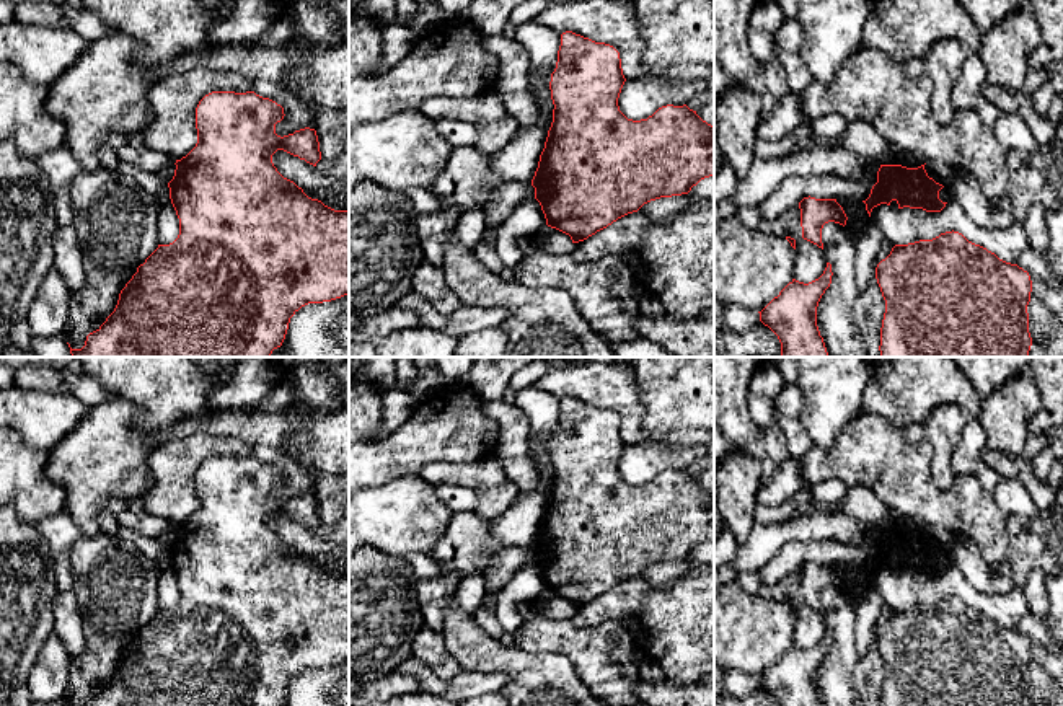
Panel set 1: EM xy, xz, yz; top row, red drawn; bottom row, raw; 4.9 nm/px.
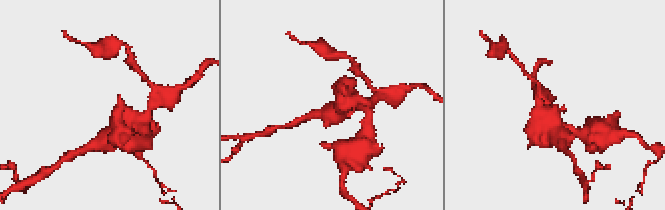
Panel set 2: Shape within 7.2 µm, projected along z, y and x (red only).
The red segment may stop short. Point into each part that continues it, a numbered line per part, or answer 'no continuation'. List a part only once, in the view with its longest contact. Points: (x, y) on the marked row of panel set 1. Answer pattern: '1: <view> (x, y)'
no continuation

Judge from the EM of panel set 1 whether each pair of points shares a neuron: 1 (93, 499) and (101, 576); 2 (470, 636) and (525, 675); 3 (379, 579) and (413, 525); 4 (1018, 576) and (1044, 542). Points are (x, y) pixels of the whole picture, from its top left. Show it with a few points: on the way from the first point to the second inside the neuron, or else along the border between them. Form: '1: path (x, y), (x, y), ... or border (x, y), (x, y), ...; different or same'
1: border (98, 530), (82, 537); different
2: path (483, 649), (494, 657), (512, 662); same
3: border (366, 545), (403, 558); different
4: path (1021, 568), (1036, 550); same

